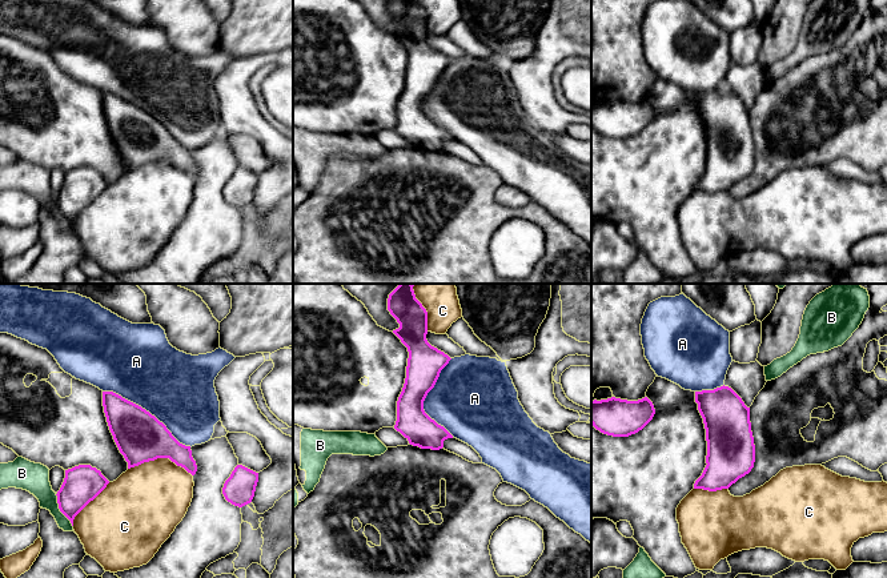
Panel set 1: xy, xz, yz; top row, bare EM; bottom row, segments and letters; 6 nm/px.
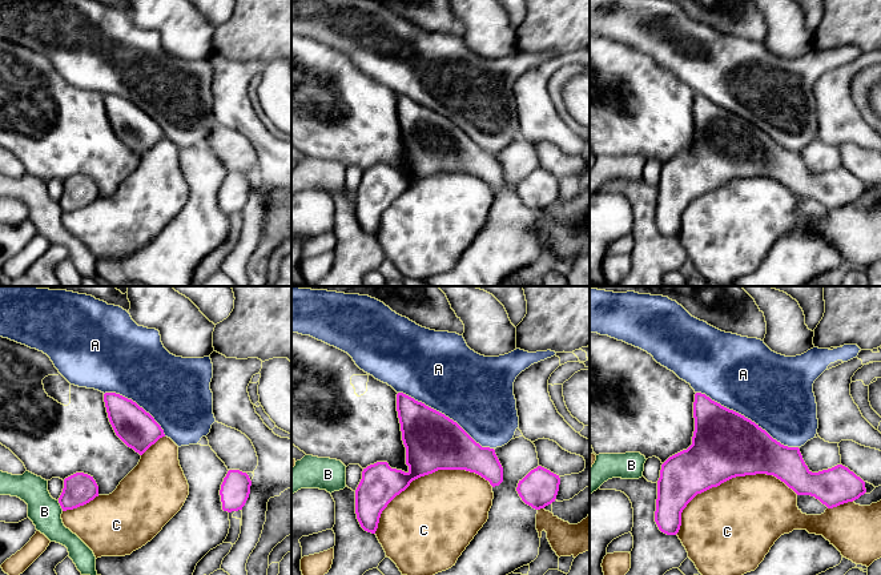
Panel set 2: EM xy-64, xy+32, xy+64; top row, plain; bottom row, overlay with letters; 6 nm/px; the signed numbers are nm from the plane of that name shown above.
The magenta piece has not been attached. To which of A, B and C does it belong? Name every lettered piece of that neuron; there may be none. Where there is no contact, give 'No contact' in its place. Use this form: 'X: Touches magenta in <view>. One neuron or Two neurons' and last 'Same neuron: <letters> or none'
A: Touches magenta in xy. One neuron
B: Touches magenta in xy. Two neurons
C: Touches magenta in xy. Two neurons
Same neuron: A

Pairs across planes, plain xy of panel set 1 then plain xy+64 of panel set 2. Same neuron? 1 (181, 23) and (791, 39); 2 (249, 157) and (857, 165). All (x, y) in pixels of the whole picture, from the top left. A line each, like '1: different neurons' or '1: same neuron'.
1: same neuron
2: same neuron

